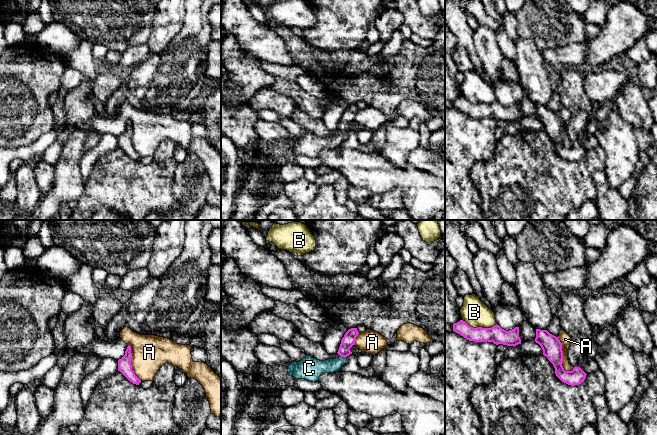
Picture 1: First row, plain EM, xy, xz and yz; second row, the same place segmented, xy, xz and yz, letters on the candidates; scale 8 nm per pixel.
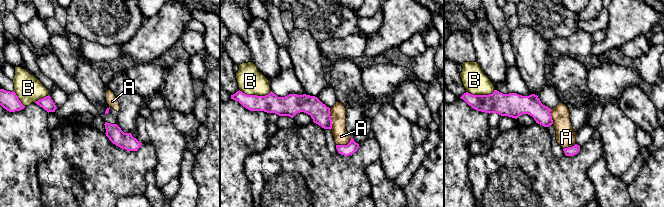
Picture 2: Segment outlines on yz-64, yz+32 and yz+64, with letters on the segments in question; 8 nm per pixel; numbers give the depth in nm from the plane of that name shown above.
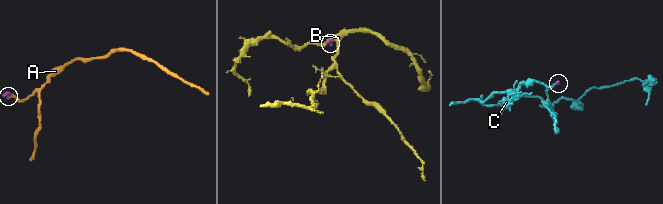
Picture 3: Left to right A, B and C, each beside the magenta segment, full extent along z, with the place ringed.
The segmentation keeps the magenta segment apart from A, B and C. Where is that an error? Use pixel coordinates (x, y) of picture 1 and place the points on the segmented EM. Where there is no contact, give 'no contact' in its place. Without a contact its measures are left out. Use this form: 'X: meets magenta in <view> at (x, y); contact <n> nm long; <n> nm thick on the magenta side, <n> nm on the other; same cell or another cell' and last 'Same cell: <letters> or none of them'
A: meets magenta in yz at (562, 357); contact 300 nm long; 160 nm thick on the magenta side, 90 nm on the other; another cell
B: meets magenta in yz at (479, 327); contact 280 nm long; 140 nm thick on the magenta side, 220 nm on the other; another cell
C: meets magenta in xz at (344, 356); contact 50 nm long; 100 nm thick on the magenta side, 140 nm on the other; same cell
Same cell: C

